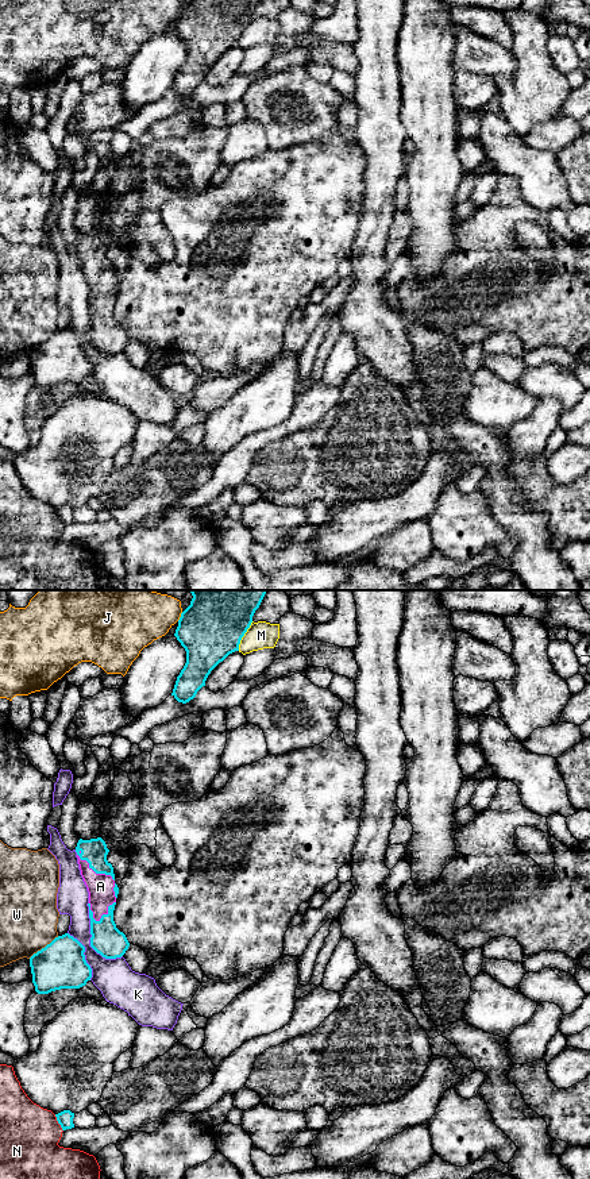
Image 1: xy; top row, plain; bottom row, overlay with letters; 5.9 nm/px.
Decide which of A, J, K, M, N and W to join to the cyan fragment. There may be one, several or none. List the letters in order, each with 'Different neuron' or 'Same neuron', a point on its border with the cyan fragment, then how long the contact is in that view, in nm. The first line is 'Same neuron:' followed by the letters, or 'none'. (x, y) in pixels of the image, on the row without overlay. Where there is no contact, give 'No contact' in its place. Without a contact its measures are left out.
Same neuron: A
A: Same neuron. Touches cyan at xy (93, 265). Shared border 280 nm
J: Different neuron. Touches cyan at xy (181, 11). Shared border 70 nm
K: Different neuron. Touches cyan at xy (91, 334). Shared border 380 nm
M: Different neuron. Touches cyan at xy (243, 30). Shared border 200 nm
N: Different neuron. Touches cyan at xy (58, 517). Shared border 120 nm
W: Different neuron. Touches cyan at xy (45, 342). Shared border 220 nm

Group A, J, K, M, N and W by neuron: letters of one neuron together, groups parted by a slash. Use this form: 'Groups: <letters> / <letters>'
Groups: A / J / K / M / N / W

